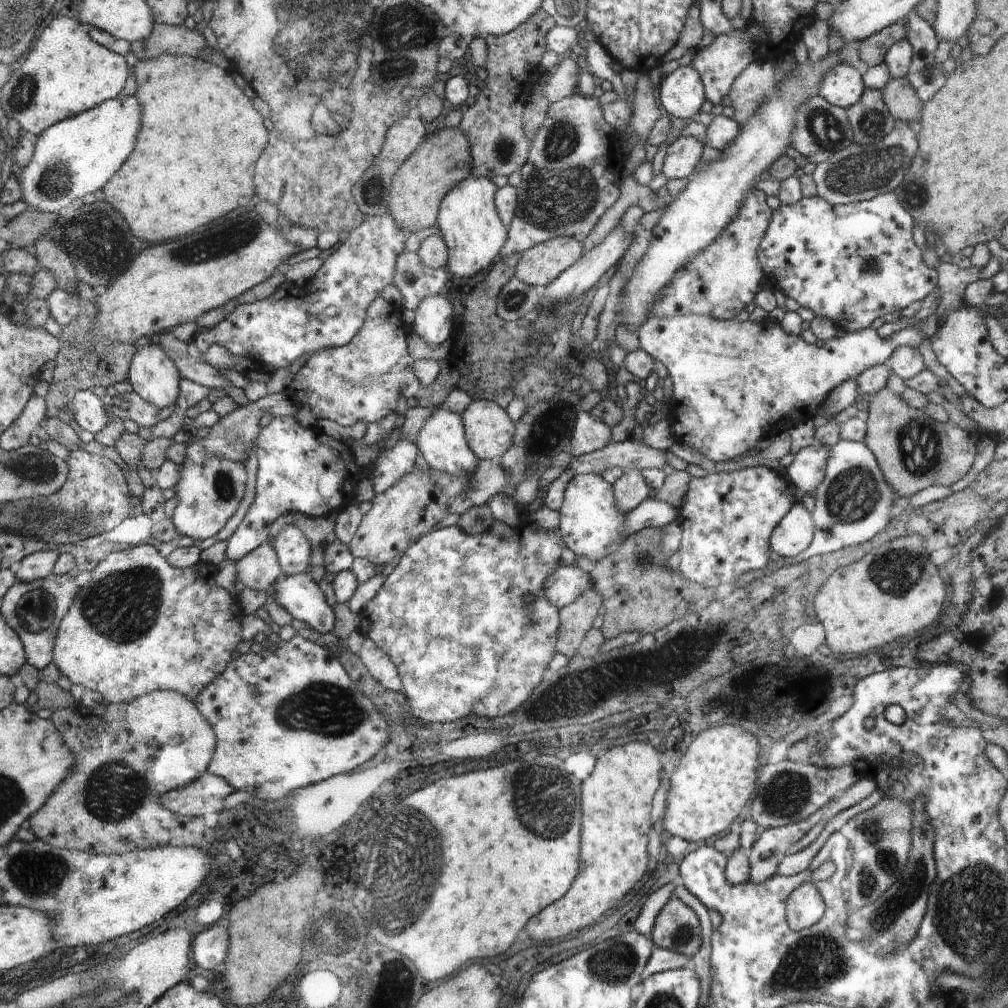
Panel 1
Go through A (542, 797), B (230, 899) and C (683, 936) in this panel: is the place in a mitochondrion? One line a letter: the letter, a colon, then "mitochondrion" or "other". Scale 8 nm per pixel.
A: mitochondrion
B: other
C: mitochondrion

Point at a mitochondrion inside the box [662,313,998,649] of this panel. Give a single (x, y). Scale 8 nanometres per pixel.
(853, 495)

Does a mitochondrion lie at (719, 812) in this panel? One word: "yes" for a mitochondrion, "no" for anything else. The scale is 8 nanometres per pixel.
no

